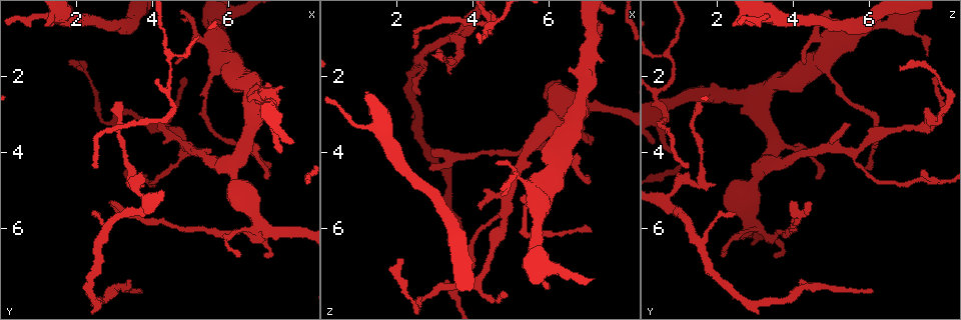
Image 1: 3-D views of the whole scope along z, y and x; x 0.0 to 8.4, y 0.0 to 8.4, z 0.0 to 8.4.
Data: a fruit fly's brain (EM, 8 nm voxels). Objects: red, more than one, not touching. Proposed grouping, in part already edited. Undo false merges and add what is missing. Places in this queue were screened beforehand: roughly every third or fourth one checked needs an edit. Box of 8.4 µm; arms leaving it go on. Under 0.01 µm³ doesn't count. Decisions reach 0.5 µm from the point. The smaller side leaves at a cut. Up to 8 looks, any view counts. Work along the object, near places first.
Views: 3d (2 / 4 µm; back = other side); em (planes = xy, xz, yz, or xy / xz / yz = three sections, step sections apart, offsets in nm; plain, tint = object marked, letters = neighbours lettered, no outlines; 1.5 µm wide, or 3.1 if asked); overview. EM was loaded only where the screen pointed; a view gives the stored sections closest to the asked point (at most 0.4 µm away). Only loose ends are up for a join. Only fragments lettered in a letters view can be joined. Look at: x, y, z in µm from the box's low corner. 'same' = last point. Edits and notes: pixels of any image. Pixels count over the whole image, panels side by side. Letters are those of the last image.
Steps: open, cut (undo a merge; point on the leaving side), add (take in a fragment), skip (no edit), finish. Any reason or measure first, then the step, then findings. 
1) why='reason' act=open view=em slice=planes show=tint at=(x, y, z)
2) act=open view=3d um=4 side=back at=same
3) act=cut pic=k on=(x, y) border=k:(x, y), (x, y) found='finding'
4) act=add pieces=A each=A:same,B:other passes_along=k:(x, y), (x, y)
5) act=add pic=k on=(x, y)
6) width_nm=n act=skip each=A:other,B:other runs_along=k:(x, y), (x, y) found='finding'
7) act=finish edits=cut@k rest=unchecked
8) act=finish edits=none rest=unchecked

why='branch stops here' act=open view=3d um=4 at=(2.50, 4.40, 1.25)

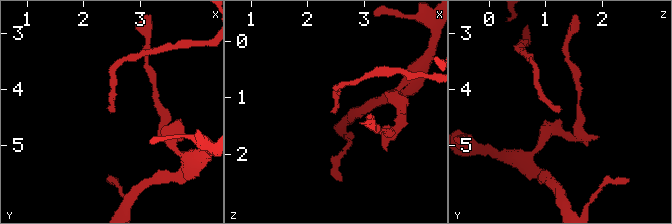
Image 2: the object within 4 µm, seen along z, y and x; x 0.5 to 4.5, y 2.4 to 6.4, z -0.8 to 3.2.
act=open view=em slice=planes show=tint at=(2.50, 4.35, 1.25)

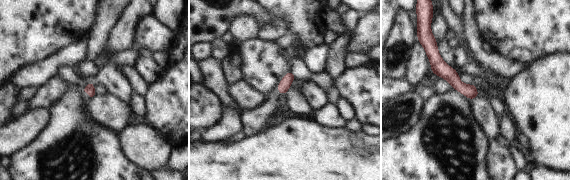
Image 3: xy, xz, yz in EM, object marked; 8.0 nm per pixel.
why='what lies round it' act=open view=em slice=planes show=letters at=same

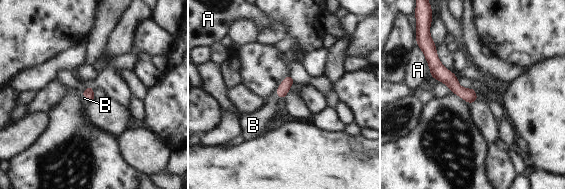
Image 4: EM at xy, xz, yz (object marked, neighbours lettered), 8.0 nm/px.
act=add pieces=B each=A:other,B:same passes_along=4:(283, 89), (278, 94), (260, 118) found='it goes on there'

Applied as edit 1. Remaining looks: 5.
why='thin end' act=open view=em slice=planes show=letters at=(2.55, 5.65, 2.50)

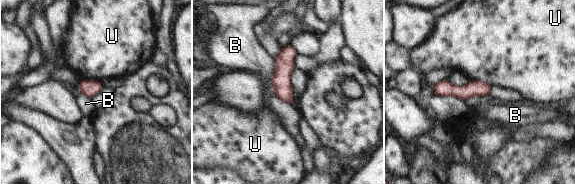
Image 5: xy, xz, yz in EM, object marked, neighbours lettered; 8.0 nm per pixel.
act=skip each=B:other,U:other found='no lettered fragment goes on from it'

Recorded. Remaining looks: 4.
why='thin end' act=open view=em slice=planes show=letters at=(4.85, 2.10, 7.65)

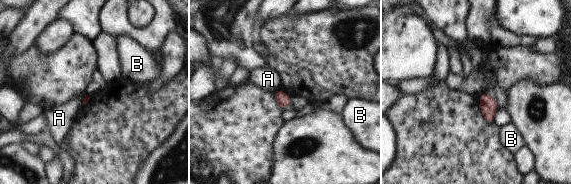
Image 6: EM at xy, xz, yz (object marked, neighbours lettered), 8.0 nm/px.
act=skip each=A:other,B:other border=6:(278, 88), (275, 91) found='none of them fits'

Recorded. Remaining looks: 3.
act=finish edits=add@4 rest=unchecked

